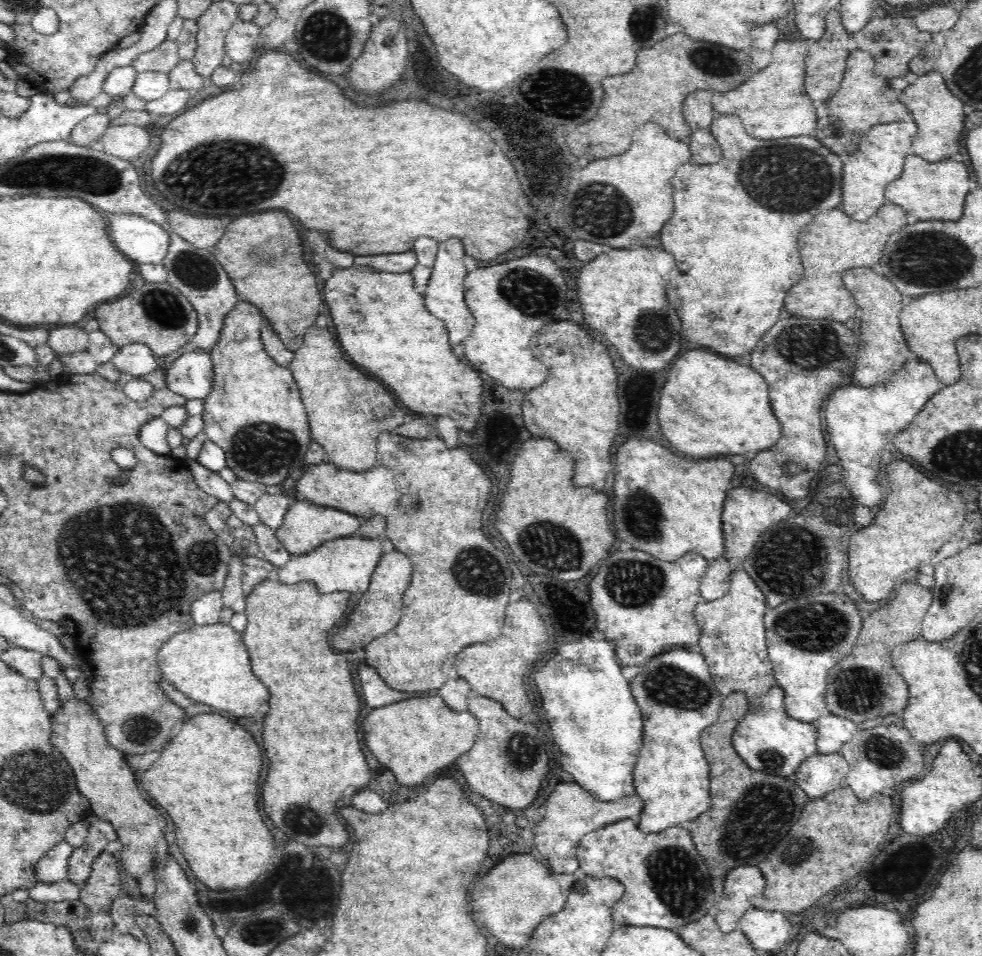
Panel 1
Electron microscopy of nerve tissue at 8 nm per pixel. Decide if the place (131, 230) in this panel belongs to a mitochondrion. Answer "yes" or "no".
no

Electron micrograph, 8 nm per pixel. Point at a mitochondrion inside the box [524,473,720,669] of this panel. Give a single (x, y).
(630, 582)

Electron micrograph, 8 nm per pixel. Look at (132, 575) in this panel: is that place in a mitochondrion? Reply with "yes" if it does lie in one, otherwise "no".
yes

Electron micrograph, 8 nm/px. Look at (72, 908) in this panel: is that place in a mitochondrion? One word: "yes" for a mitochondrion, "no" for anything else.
no

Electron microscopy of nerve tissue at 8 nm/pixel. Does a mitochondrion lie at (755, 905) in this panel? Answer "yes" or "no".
no

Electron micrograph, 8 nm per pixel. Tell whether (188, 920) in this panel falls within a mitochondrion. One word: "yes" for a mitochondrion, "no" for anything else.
yes

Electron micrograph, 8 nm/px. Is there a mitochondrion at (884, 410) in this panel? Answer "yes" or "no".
no

